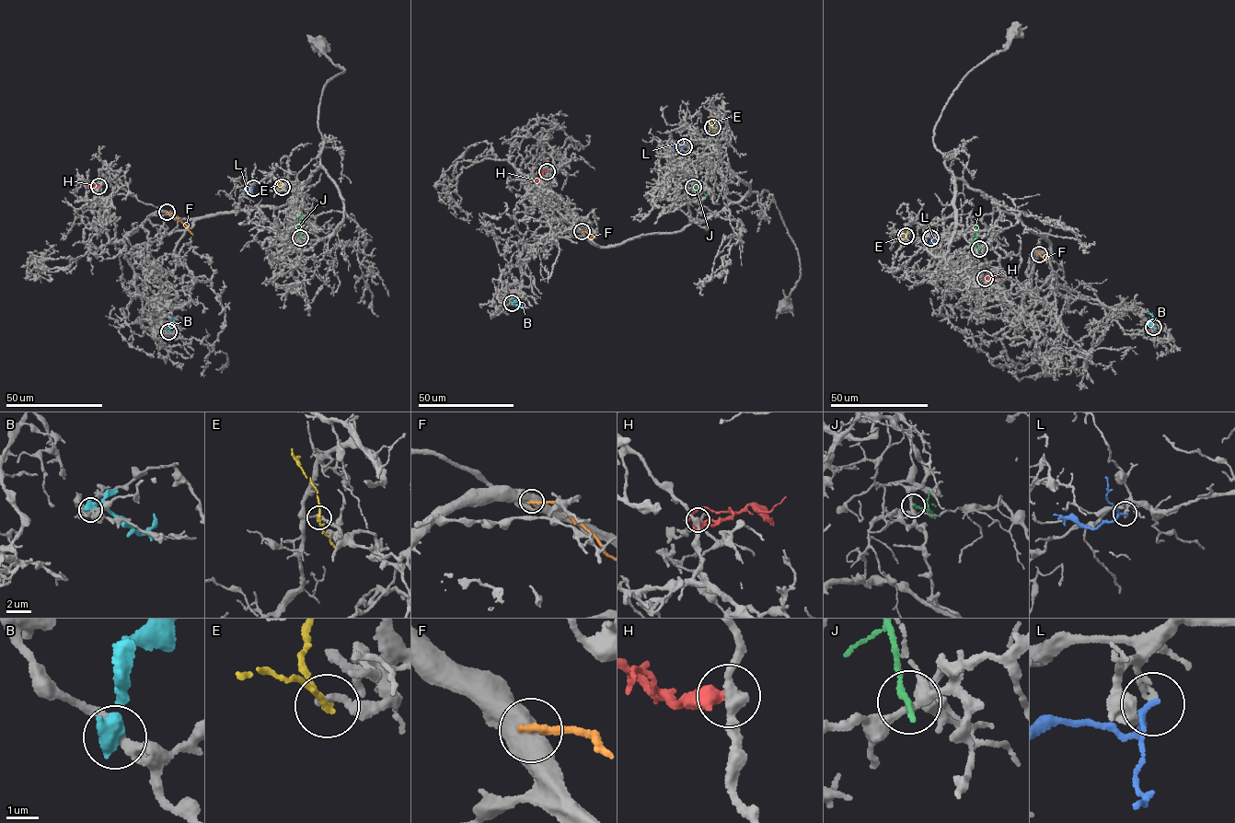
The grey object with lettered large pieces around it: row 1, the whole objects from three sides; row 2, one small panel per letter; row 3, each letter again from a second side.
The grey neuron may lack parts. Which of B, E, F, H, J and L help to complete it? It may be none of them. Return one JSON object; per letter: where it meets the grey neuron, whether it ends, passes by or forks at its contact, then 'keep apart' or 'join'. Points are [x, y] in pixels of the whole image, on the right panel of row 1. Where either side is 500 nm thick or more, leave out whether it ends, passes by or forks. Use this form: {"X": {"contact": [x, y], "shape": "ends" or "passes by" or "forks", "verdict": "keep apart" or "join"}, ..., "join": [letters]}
{"B": {"contact": [1153, 327], "verdict": "keep apart"}, "E": {"contact": [906, 236], "shape": "passes by", "verdict": "keep apart"}, "F": {"contact": [1039, 254], "verdict": "keep apart"}, "H": {"contact": [985, 278], "shape": "ends", "verdict": "keep apart"}, "J": {"contact": [979, 249], "shape": "ends", "verdict": "keep apart"}, "L": {"contact": [930, 237], "shape": "passes by", "verdict": "keep apart"}, "join": []}

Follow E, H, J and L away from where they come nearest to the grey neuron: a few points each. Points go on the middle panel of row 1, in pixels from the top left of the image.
E: (712, 127), (708, 116)
H: (547, 171), (540, 176), (538, 185)
J: (693, 187), (706, 195)
L: (684, 146), (678, 149), (673, 147)

